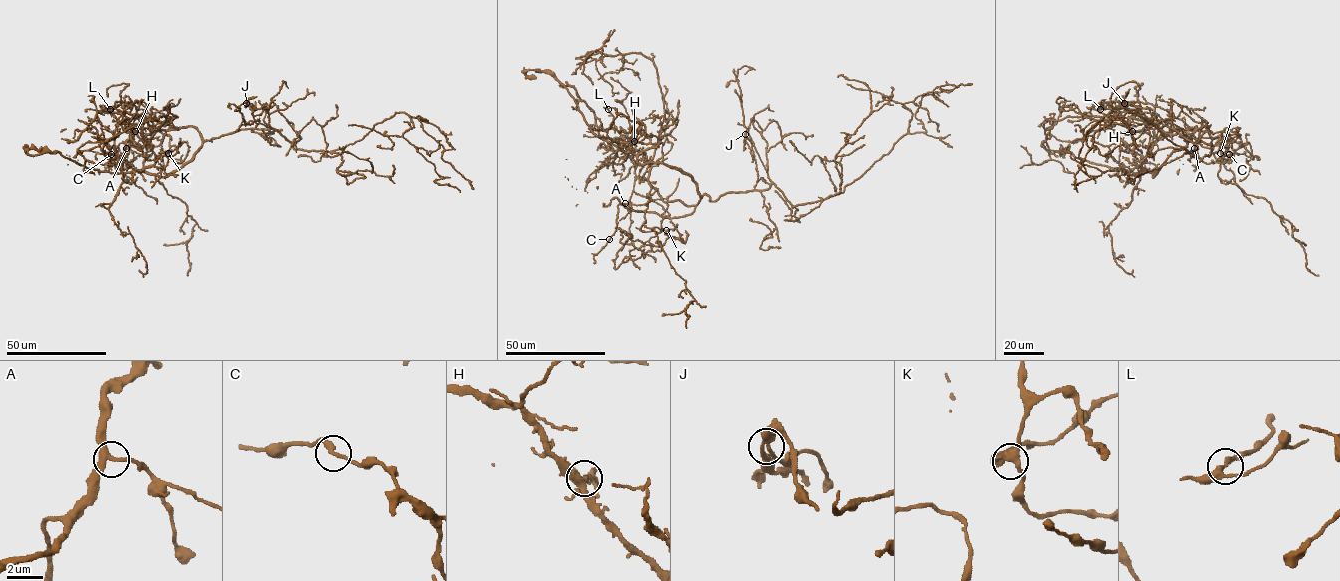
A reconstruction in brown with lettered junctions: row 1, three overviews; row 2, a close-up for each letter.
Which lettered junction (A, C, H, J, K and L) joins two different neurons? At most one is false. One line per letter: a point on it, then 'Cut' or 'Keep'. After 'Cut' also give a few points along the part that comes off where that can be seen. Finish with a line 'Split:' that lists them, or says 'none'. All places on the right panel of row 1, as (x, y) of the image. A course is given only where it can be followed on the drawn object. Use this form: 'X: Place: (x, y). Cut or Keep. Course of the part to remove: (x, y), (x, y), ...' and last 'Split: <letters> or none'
A: Place: (1194, 148). Keep
C: Place: (1229, 154). Keep
H: Place: (1132, 131). Keep
J: Place: (1124, 103). Keep
K: Place: (1220, 153). Keep
L: Place: (1100, 109). Keep
Split: none

